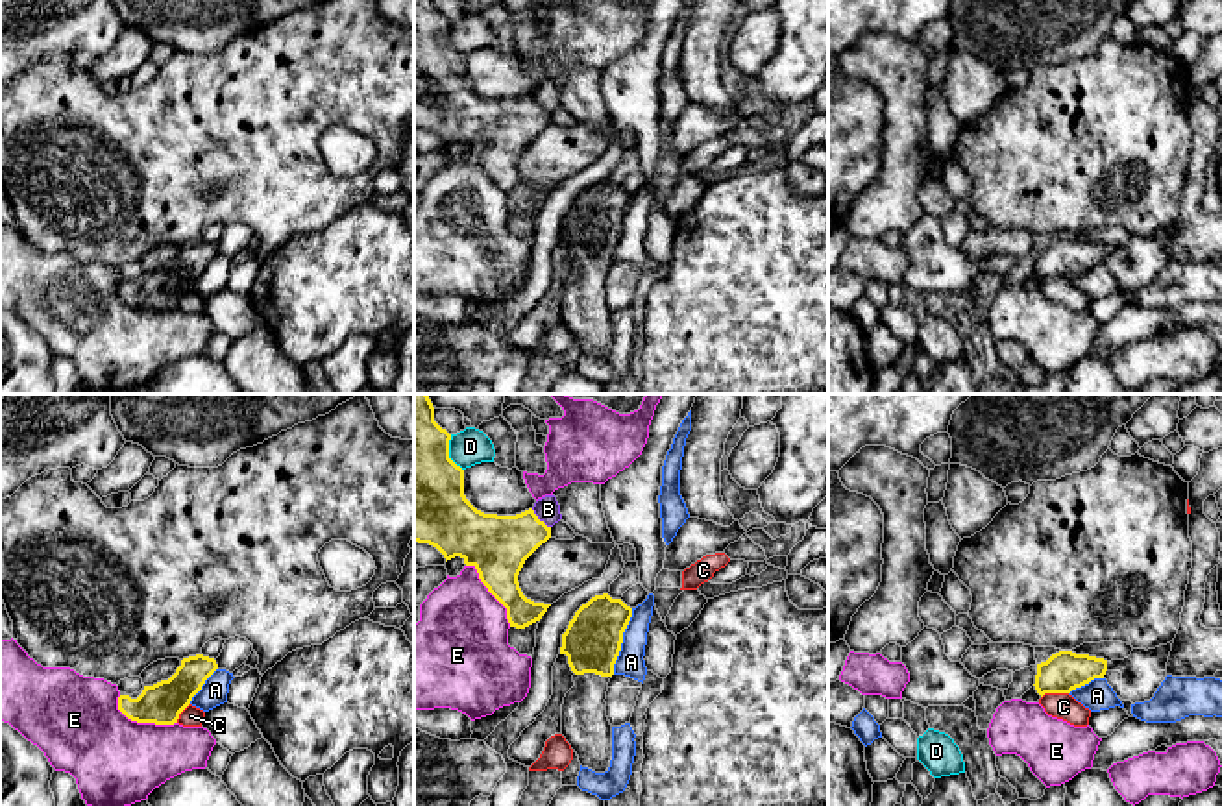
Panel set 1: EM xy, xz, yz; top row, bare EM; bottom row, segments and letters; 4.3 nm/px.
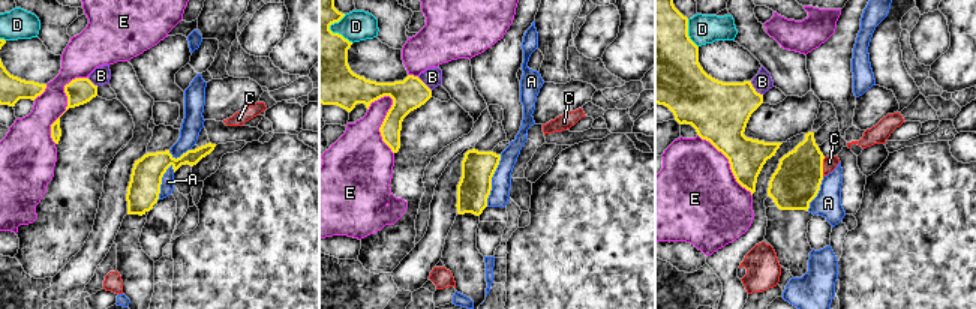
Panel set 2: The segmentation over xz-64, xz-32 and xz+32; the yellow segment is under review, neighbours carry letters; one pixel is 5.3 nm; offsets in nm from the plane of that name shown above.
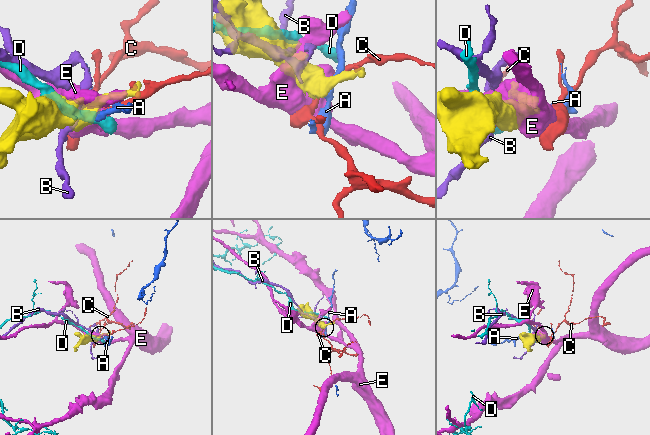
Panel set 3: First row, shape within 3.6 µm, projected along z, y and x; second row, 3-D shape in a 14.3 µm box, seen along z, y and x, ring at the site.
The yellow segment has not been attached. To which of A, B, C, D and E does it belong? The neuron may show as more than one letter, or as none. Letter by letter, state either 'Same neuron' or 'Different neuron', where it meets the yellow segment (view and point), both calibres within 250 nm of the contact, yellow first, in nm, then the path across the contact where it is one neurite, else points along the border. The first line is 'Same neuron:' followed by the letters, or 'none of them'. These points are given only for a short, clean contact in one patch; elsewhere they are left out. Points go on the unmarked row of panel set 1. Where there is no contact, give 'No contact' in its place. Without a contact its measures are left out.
Same neuron: none of them
A: Different neuron. Touches yellow at xz (622, 228). Thickness 260 nm (yellow) against 120 nm
B: Different neuron. Touches yellow at xz (538, 106). Thickness 280 nm (yellow) against 110 nm
C: Different neuron. Touches yellow at yz (1054, 278). Thickness 180 nm (yellow) against 110 nm
D: Different neuron. Touches yellow at xz (448, 39). Thickness 420 nm (yellow) against 160 nm
E: Different neuron. Touches yellow at xy (143, 307). Thickness 180 nm (yellow) against 380 nm

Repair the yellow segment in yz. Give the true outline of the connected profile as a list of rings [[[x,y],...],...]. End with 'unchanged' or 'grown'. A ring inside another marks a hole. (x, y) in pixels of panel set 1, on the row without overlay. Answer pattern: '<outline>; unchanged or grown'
[[[1059,237],[1037,250],[1033,272],[1041,283],[1045,279],[1070,279],[1094,264],[1104,264],[1106,257],[1107,246],[1104,244]]]; unchanged

